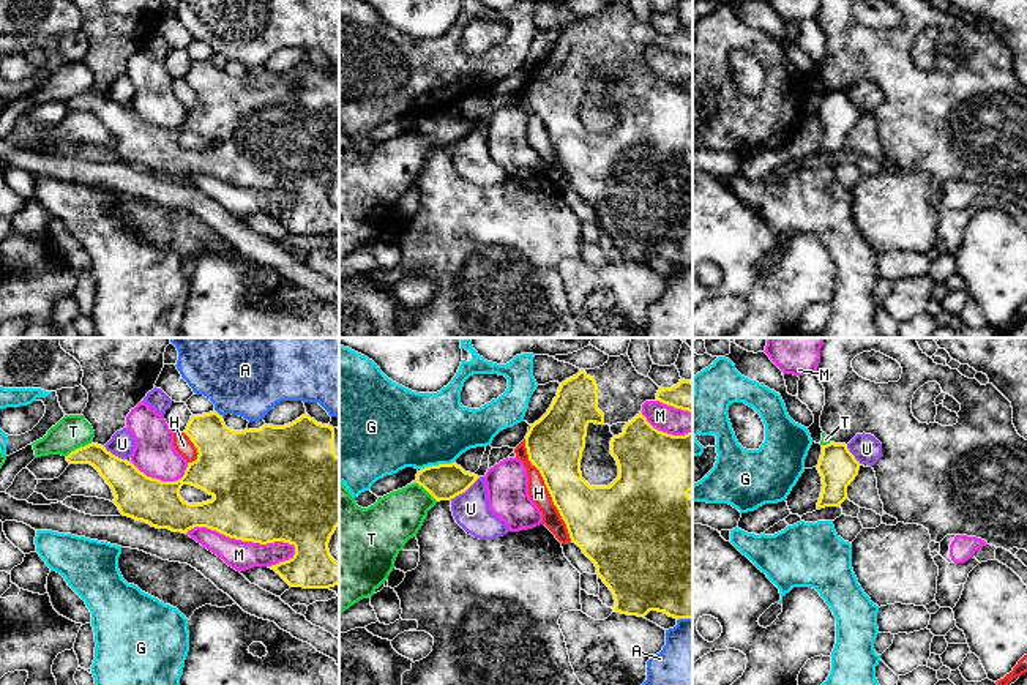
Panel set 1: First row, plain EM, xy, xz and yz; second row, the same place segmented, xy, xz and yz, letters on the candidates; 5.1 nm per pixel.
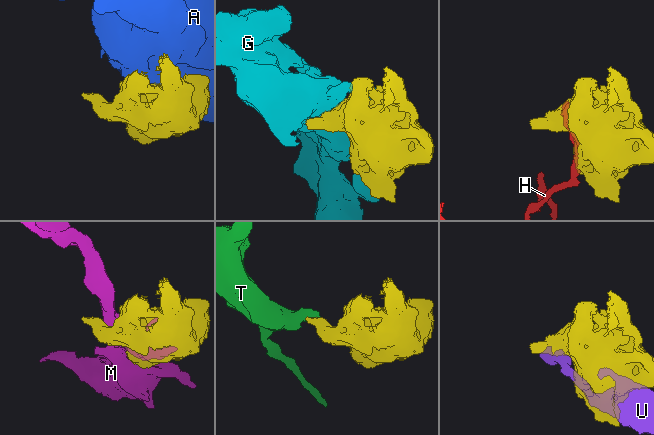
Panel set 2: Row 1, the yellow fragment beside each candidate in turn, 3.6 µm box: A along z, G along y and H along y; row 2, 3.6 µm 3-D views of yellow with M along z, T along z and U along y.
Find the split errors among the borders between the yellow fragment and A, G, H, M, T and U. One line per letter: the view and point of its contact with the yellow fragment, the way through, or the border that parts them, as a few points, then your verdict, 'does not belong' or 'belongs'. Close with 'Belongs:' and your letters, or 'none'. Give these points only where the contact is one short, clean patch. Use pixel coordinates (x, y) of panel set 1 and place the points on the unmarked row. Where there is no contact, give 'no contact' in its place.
A: xy (218, 60) | does not belong
G: xz (439, 111) | does not belong
H: xz (548, 136) | does not belong
M: xy (243, 187) | does not belong
T: xy (81, 93) | along xy (92, 87), (74, 95), (67, 103) | does not belong
U: xz (464, 138) | along xz (480, 123), (450, 145) | does not belong
Belongs: none

